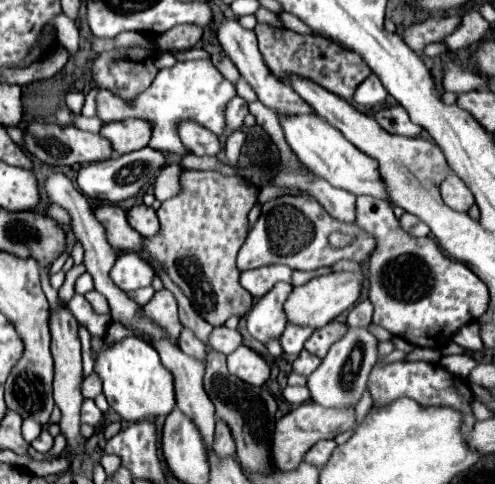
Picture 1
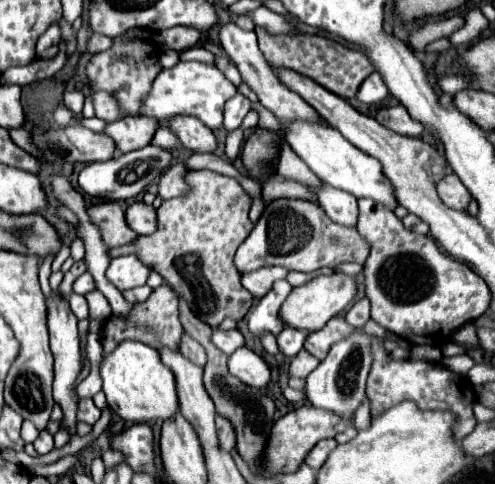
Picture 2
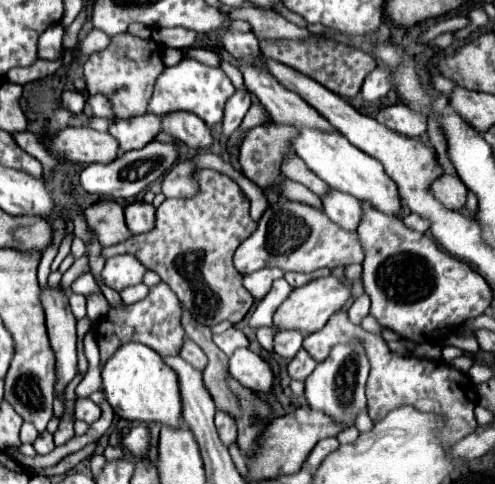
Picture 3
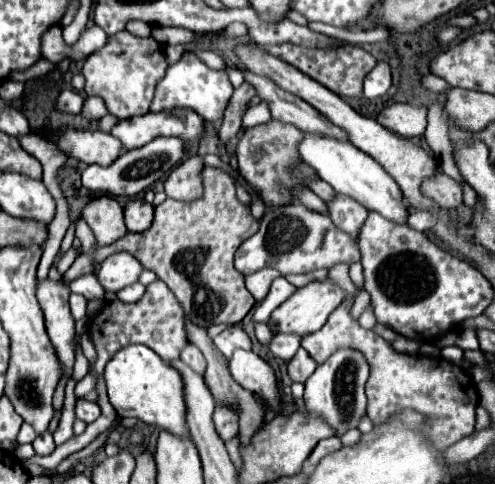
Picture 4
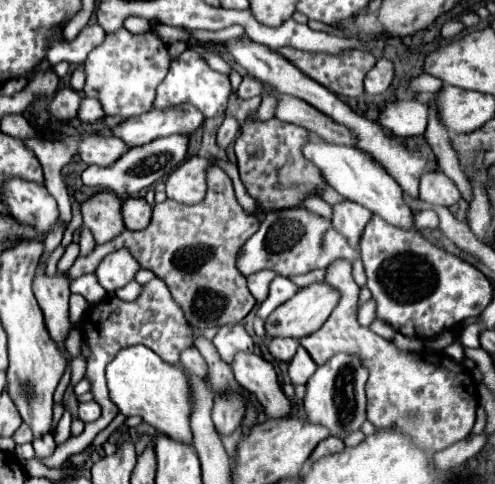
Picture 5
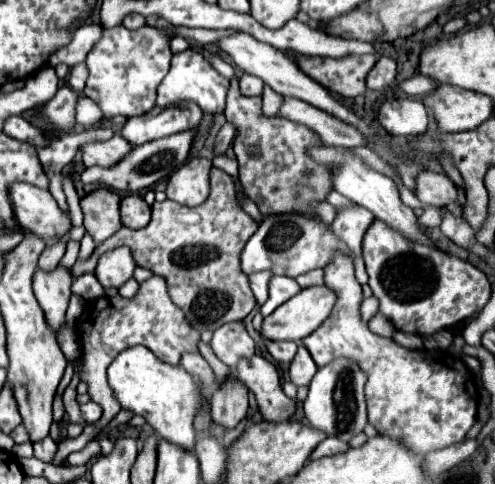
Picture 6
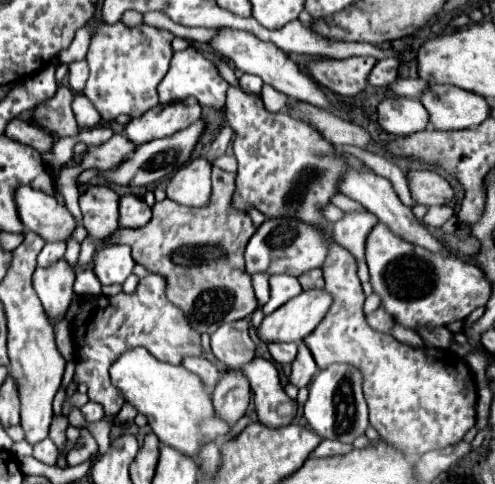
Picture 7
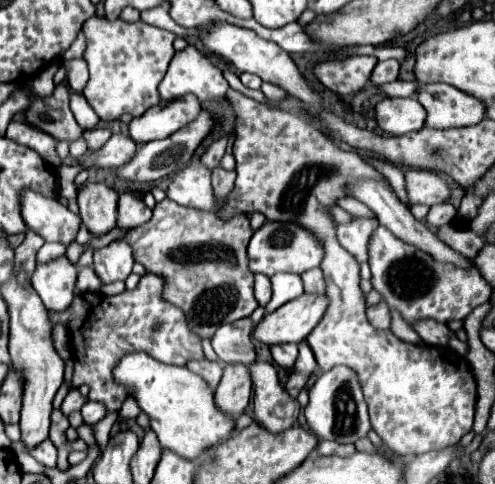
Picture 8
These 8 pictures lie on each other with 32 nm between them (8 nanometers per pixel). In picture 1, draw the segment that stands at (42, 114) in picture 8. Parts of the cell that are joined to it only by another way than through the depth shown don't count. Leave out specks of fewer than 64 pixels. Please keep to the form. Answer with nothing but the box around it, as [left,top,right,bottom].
[66,90,84,114]

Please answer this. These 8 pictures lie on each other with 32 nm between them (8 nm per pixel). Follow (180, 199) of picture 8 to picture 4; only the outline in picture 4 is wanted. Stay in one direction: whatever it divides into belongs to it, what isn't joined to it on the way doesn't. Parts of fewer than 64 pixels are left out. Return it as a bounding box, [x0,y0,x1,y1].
[164,156,204,202]

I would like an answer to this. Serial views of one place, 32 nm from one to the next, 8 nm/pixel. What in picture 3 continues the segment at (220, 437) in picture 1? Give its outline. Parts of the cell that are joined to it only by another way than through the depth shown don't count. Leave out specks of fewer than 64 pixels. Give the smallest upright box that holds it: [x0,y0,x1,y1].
[214,410,236,446]

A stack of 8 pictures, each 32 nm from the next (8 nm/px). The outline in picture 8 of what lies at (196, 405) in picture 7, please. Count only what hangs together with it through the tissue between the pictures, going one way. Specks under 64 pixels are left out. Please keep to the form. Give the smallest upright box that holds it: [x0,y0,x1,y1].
[114,352,234,460]

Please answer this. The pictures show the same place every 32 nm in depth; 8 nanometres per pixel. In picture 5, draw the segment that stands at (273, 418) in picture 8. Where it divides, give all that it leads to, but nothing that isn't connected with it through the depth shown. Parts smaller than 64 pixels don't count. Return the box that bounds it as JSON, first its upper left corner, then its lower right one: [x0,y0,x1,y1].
[232,352,292,418]

